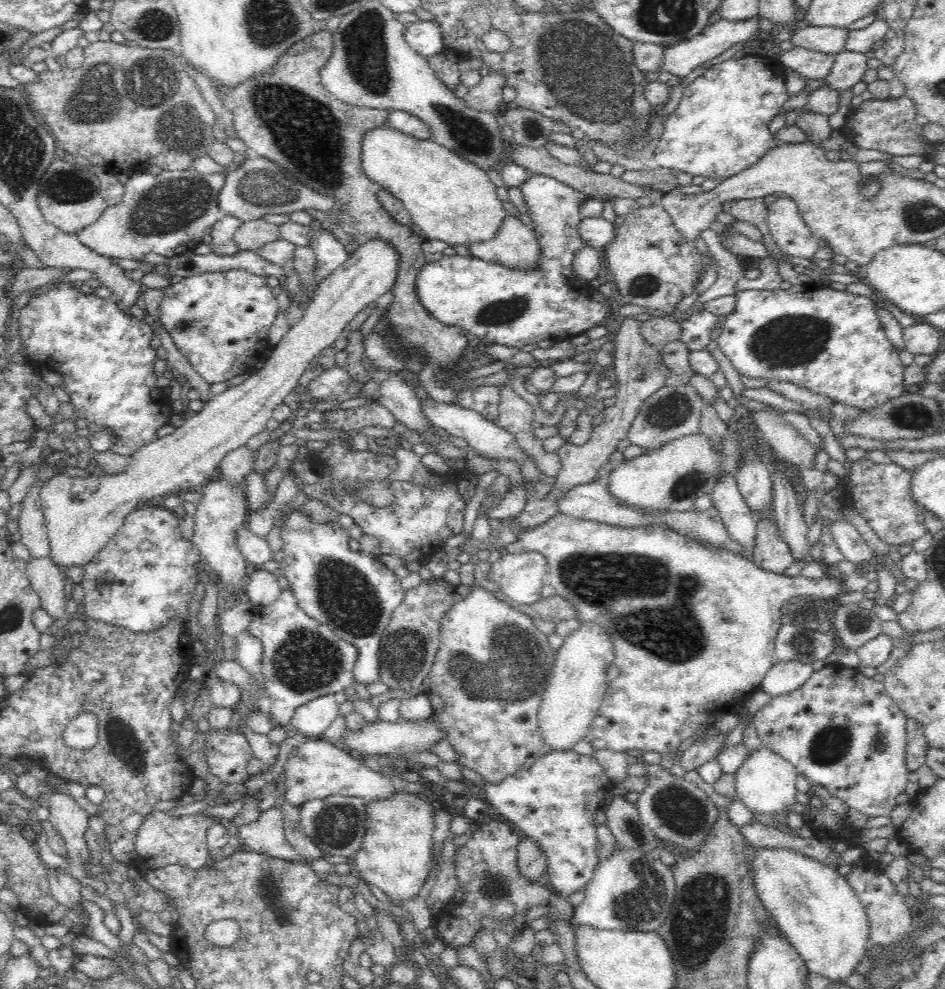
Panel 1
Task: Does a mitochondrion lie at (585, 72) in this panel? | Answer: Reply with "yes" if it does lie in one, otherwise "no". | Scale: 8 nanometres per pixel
yes

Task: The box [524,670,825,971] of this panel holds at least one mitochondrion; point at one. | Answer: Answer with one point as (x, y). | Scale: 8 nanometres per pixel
(647, 899)

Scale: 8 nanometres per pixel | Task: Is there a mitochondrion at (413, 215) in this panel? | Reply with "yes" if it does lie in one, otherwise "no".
no

